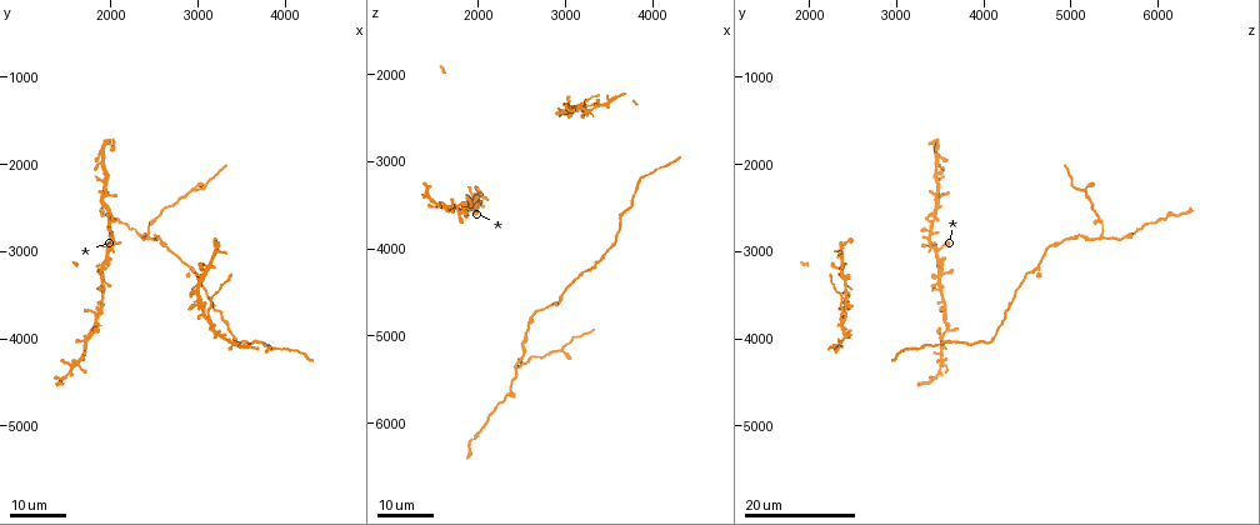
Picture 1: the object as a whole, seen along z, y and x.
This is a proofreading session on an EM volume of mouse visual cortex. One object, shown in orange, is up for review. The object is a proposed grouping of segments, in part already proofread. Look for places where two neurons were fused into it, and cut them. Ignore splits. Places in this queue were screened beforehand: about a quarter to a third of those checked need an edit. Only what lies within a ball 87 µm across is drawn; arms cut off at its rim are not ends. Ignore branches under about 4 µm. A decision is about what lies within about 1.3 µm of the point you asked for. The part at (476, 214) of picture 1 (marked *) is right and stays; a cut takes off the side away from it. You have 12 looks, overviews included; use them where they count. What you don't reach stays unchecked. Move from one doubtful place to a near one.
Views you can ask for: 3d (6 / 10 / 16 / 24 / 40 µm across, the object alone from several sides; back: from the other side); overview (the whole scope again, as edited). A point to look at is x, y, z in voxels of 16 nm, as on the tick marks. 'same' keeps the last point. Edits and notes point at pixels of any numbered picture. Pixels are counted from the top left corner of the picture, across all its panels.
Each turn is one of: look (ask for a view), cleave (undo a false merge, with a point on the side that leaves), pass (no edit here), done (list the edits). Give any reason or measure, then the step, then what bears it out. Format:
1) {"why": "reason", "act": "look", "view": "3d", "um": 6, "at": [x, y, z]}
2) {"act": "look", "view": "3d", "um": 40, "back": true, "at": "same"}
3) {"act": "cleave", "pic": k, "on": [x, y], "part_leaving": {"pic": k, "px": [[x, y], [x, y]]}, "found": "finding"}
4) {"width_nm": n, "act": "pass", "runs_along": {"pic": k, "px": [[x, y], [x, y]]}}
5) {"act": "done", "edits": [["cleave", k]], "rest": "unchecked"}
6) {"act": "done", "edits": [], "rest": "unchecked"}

{"why": "side arm on a straight run", "act": "look", "view": "3d", "um": 24, "at": [1500, 4400, 3450]}

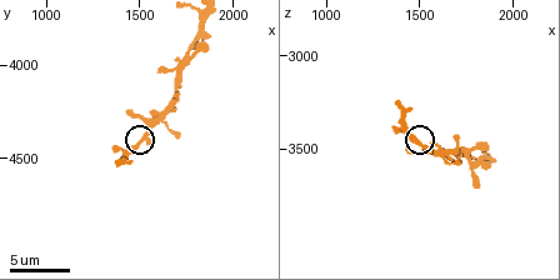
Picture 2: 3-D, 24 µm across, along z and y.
{"act": "look", "view": "3d", "um": 10, "at": [1520, 4420, 3460]}

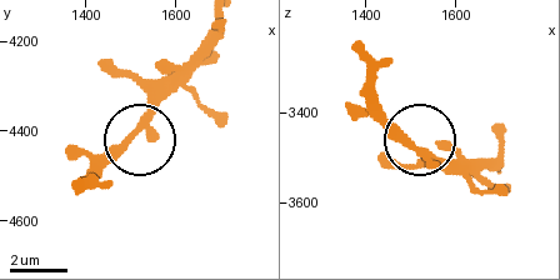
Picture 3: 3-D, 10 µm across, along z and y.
{"width_nm": 220, "act": "pass", "found": "continuous, no second neuron"}

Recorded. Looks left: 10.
{"why": "sudden change in width", "act": "look", "view": "3d", "um": 16, "at": [2350, 2800, 5700]}

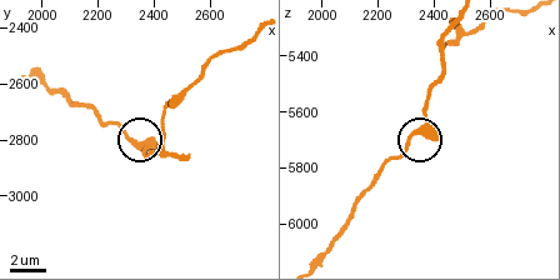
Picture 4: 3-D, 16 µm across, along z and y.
{"act": "look", "view": "3d", "um": 6, "at": [2320, 2800, 5690]}

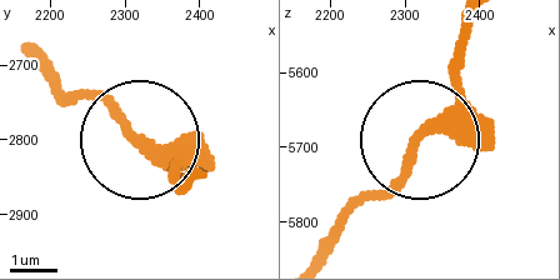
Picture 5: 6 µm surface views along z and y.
{"width_nm": 260, "act": "pass", "found": "all the same neuron"}

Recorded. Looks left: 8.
{"why": "arms part here", "act": "look", "view": "3d", "um": 24, "at": [2450, 2850, 5350]}

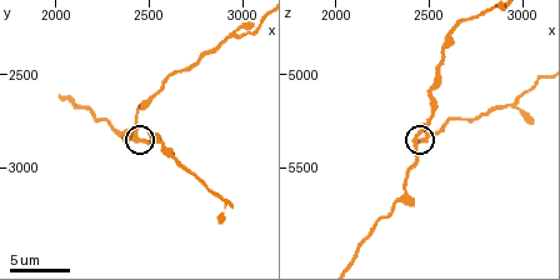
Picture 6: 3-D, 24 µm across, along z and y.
{"act": "look", "view": "3d", "um": 10, "at": [2420, 2800, 5360]}

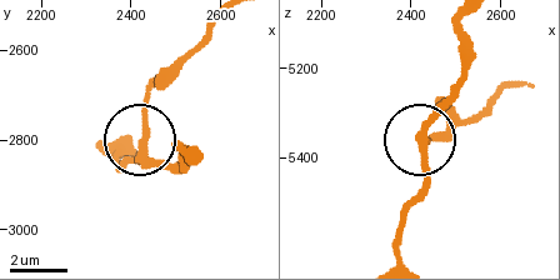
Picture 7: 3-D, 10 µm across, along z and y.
{"arms": 3, "act": "pass", "found": "continuous, no second neuron"}

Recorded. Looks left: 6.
{"why": "three-way junction", "act": "look", "view": "3d", "um": 24, "at": [1950, 3350, 3450]}

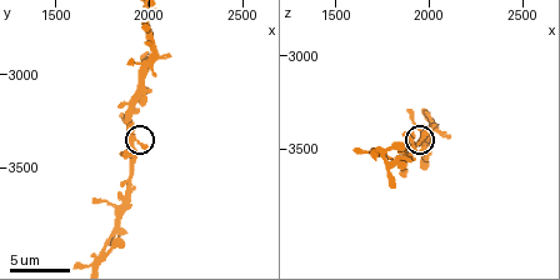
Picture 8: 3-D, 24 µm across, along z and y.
{"why": "closer look", "act": "look", "view": "3d", "um": 10, "at": [1940, 3380, 3460]}

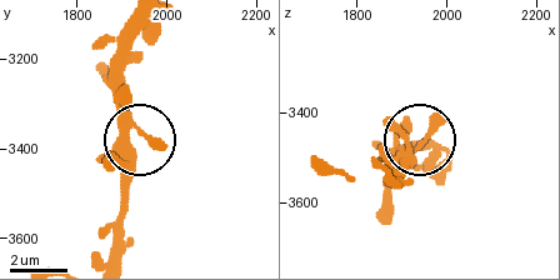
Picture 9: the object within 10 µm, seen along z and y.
{"arms": 3, "act": "pass", "runs_along": {"pic": 9, "px": [[144, 21], [123, 71], [123, 114], [133, 143], [123, 220]]}, "found": "one neuron here"}

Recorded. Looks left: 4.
{"why": "arms part here", "act": "look", "view": "3d", "um": 16, "at": [3150, 3800, 2400]}

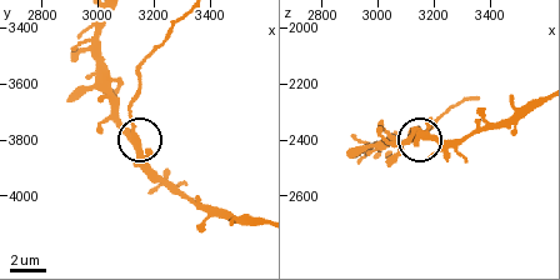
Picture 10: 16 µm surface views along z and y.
{"why": "zoom in", "act": "look", "view": "3d", "um": 6, "at": [3140, 3770, 2370]}

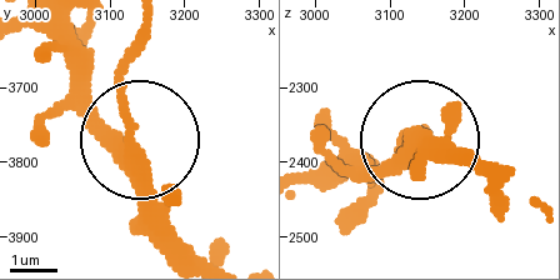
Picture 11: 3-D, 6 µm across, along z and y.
{"act": "look", "view": "3d", "um": 6, "back": true, "at": [3130, 3780, 2360]}

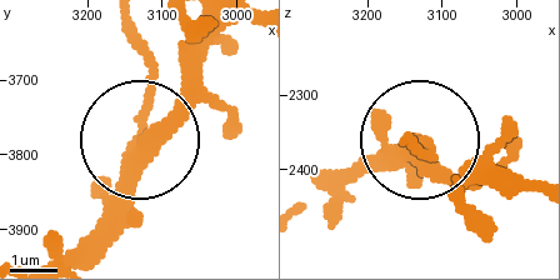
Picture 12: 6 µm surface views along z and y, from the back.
{"arms": 3, "act": "cleave", "pic": 12, "on": [145, 95], "part_leaving": {"pic": 12, "px": [[136, 154], [149, 61], [133, 26]]}, "found": "two neurons meet here"}

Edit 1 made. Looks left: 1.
{"act": "done", "edits": [["cleave", 12]], "rest": "unchecked"}

